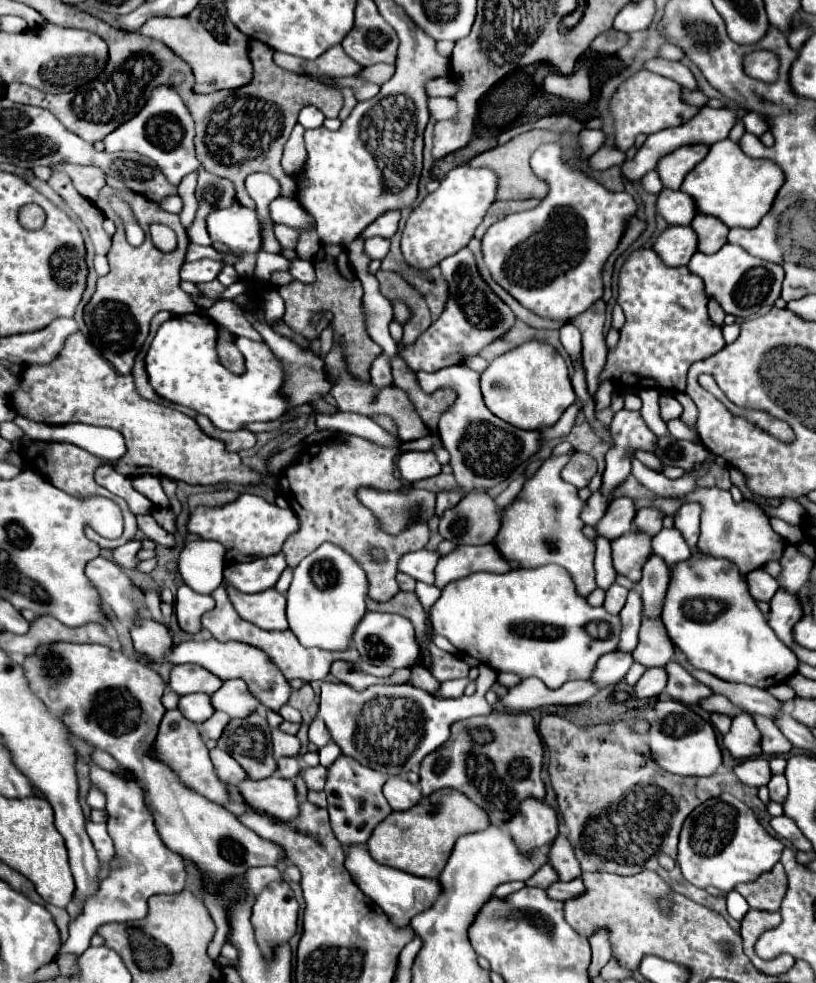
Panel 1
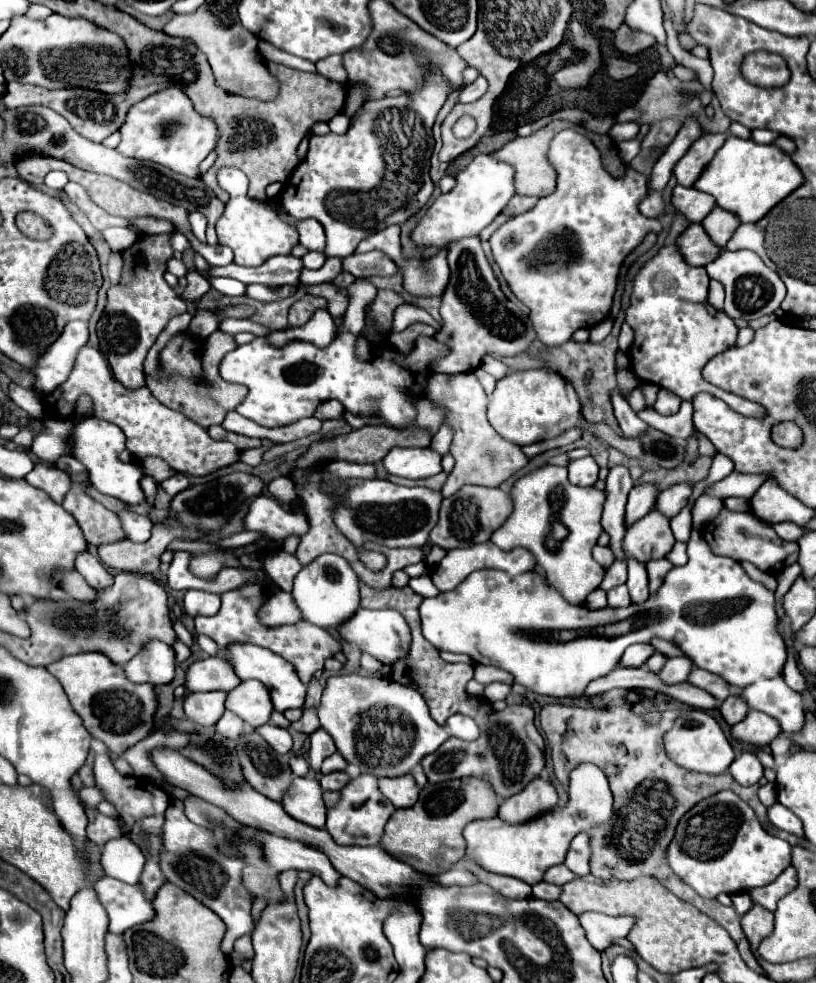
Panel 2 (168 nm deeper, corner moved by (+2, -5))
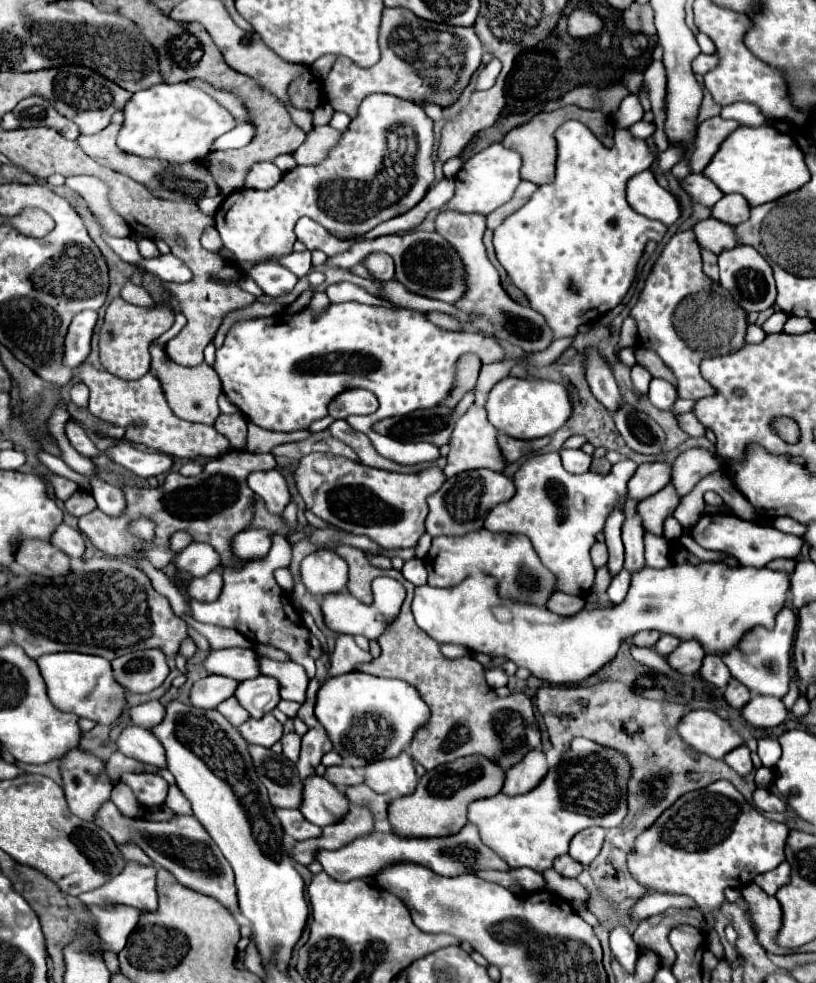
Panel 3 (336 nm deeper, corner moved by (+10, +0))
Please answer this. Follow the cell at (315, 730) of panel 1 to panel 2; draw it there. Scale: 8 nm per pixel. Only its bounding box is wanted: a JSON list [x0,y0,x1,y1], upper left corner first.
[308,728,336,772]

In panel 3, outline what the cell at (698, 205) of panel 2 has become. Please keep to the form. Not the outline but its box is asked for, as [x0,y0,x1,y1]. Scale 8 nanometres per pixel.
[680,173,724,207]

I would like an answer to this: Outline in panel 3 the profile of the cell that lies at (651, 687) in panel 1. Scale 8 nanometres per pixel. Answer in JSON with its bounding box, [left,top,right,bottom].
[668,639,706,675]

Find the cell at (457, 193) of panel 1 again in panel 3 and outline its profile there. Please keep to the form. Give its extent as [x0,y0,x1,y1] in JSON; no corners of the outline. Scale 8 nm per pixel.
[446,143,522,215]

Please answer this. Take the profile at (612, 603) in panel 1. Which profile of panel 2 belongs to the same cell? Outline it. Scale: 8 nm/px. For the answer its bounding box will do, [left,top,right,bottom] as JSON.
[608,586,630,608]

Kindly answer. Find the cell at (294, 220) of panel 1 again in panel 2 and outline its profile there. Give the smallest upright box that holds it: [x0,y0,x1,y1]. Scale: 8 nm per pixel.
[286,216,326,250]

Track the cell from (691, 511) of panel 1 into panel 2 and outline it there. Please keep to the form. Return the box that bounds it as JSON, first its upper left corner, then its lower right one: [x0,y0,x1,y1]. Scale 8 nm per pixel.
[692,496,724,528]

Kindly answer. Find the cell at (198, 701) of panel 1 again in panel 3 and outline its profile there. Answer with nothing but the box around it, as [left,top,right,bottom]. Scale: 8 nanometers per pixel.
[190,675,240,709]

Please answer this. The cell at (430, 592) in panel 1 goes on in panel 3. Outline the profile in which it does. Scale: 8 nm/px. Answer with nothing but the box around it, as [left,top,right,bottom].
[402,559,426,585]

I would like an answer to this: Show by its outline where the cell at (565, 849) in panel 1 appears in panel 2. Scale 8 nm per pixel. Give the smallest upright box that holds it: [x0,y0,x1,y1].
[566,832,590,878]

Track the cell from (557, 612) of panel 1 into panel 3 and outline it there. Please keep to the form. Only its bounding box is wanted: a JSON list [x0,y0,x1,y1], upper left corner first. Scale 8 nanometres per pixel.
[412,563,790,685]

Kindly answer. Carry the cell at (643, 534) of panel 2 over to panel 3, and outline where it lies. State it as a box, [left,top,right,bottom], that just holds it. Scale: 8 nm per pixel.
[638,485,680,535]

